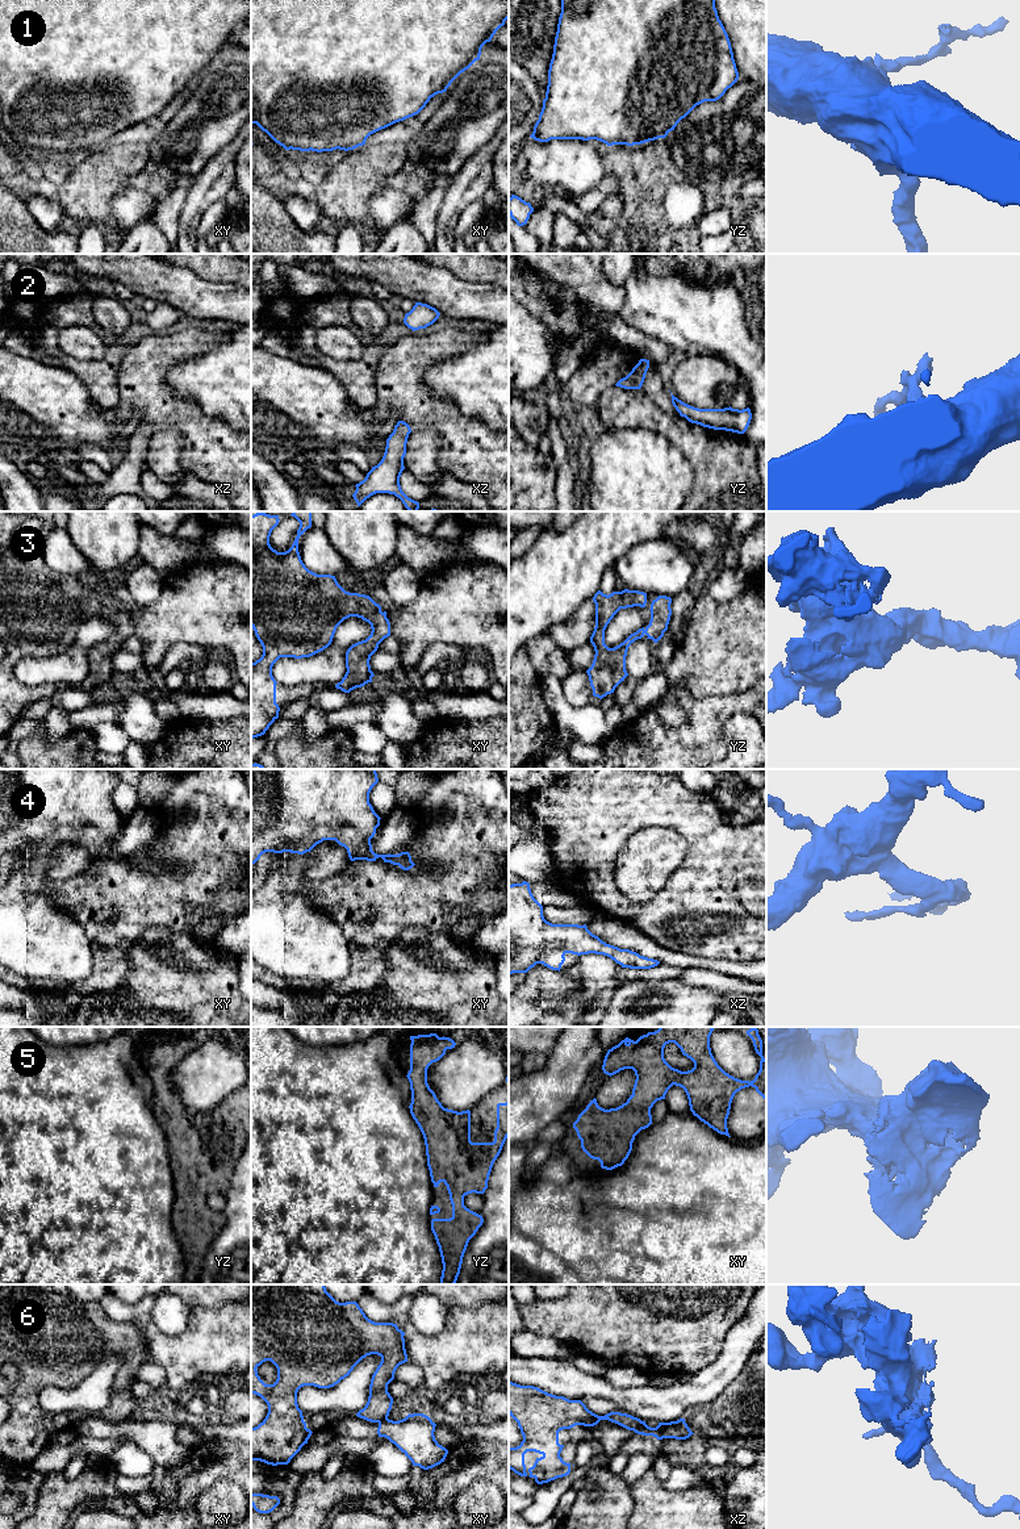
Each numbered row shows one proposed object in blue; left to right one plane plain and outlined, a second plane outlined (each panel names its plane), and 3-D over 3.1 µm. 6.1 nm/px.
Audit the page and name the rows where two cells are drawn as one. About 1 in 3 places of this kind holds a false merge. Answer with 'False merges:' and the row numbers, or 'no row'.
False merges: 6

